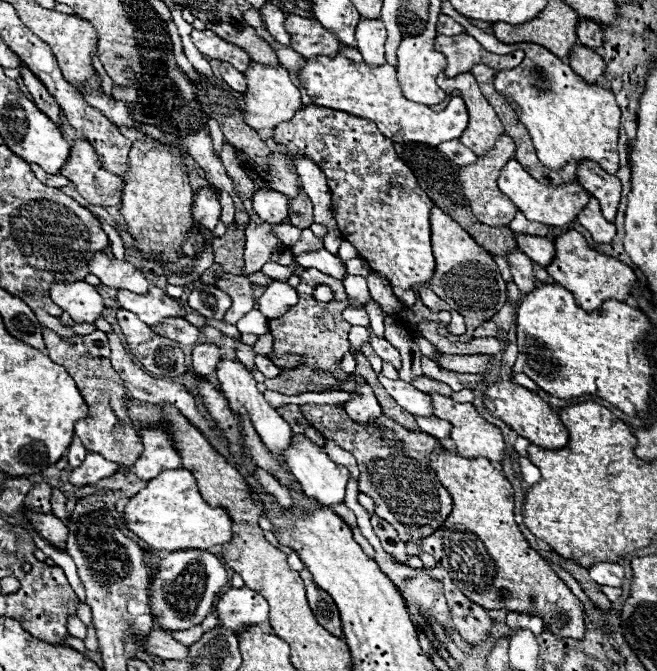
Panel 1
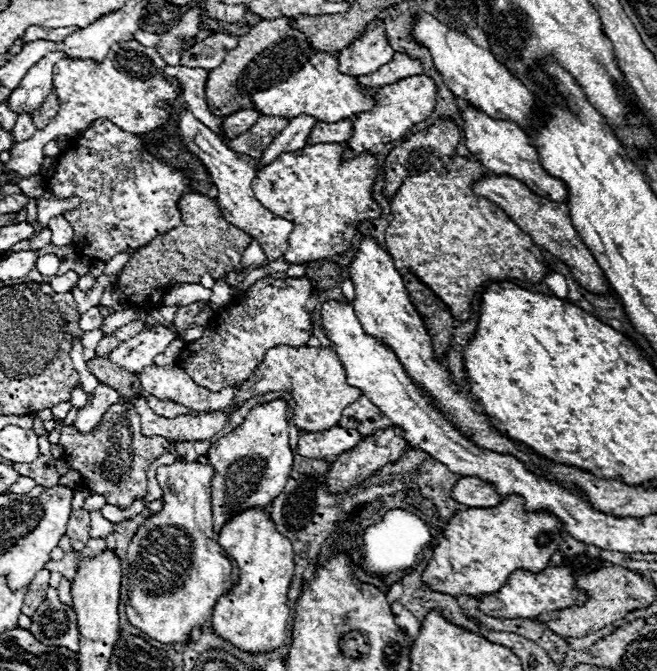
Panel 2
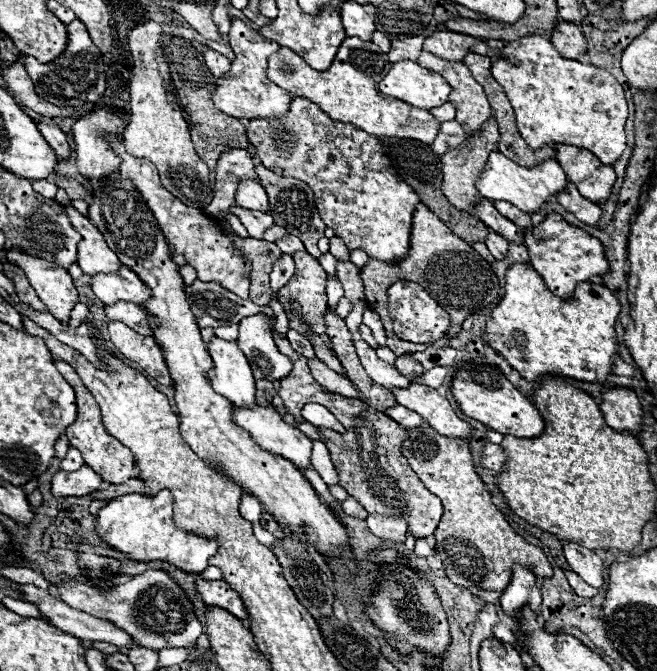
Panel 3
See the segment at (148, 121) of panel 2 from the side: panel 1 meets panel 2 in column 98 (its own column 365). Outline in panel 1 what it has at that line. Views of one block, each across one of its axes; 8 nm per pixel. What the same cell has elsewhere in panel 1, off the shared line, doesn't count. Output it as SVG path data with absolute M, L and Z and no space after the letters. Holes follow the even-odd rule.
M342 44L336 58L308 58L298 74L298 80L314 104L368 118L392 142L426 142L430 146L438 146L440 142L460 138L468 126L468 112L462 98L454 96L442 112L410 102L402 96L394 66L368 66L360 52L352 46Z

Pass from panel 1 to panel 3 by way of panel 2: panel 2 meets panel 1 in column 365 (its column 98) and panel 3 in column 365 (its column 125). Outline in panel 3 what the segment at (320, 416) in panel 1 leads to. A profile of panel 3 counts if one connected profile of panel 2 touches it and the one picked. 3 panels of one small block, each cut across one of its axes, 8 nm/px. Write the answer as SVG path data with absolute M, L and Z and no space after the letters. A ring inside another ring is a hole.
M274 332L274 340L278 344L278 350L294 362L292 372L282 380L282 388L280 388L280 396L286 410L298 422L306 422L300 416L304 404L318 402L326 406L346 428L346 434L338 434L334 430L322 428L322 434L326 438L324 444L328 446L332 462L340 474L340 486L346 488L348 494L354 496L368 510L368 514L404 518L408 522L408 532L414 538L426 538L434 534L442 516L442 502L430 490L424 488L420 478L416 478L416 472L408 466L408 460L402 454L406 430L398 422L392 422L392 418L388 418L384 412L372 410L362 400L352 400L352 398L344 398L340 394L328 392L324 386L320 386L312 378L308 360L296 354L286 338Z

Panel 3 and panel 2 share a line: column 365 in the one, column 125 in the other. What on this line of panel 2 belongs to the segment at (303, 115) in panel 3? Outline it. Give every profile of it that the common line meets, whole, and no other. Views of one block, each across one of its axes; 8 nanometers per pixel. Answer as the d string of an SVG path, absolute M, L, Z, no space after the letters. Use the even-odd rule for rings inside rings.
M106 118L92 122L74 140L68 156L60 156L56 164L56 176L46 178L48 188L60 200L80 198L76 210L64 212L64 218L74 228L74 248L78 254L110 260L130 248L146 246L152 238L182 222L178 198L190 192L190 172L160 162L144 150L140 136L112 126Z

